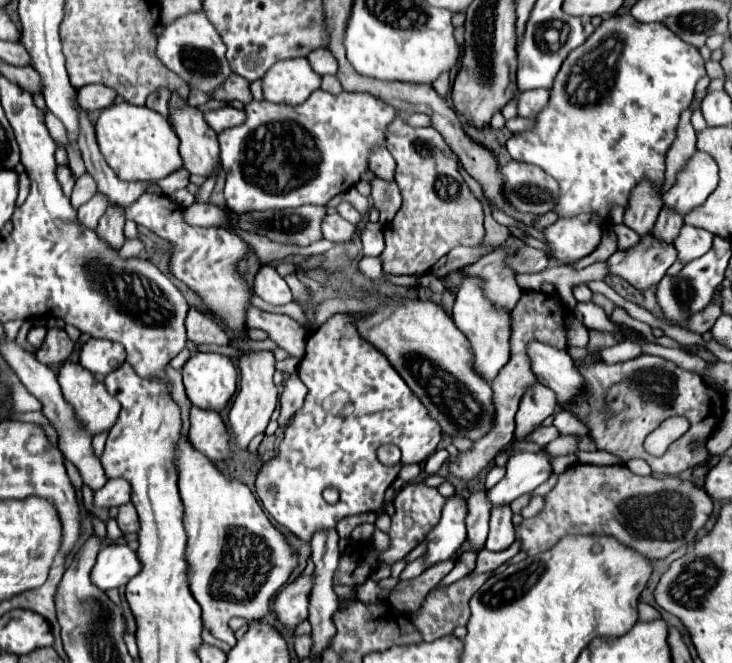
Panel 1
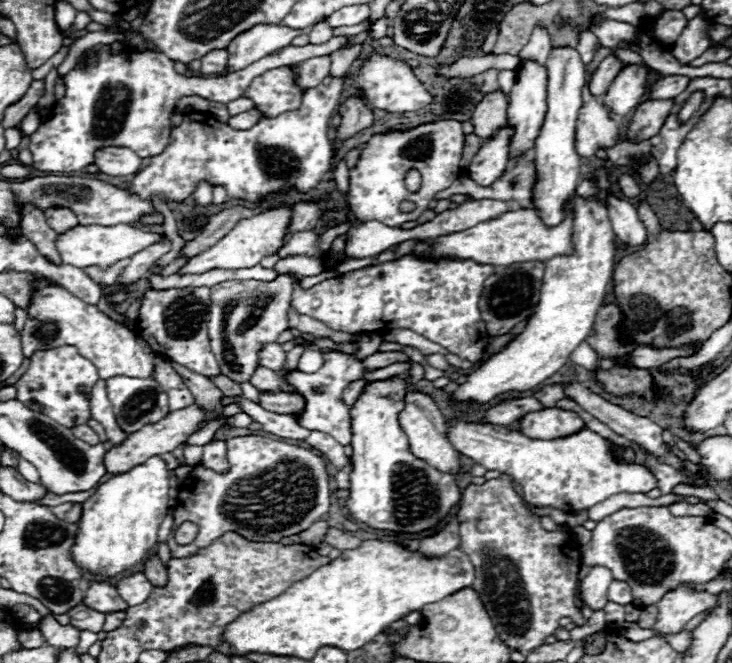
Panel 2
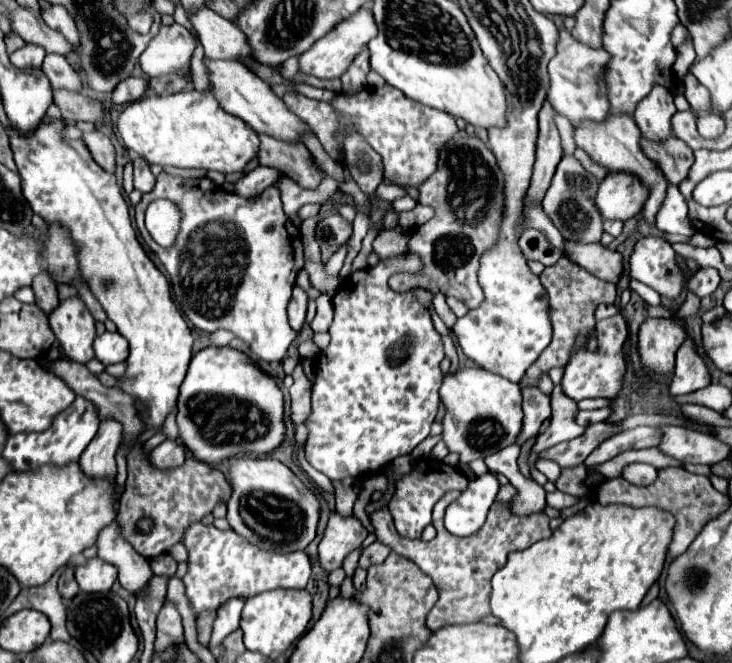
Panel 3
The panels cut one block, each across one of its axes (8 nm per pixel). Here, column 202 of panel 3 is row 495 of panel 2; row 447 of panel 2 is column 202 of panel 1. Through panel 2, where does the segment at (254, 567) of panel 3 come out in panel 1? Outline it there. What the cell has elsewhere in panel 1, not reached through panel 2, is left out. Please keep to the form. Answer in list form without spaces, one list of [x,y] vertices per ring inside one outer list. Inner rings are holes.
[[[182,430],[180,440],[176,444],[176,456],[174,456],[174,466],[178,470],[178,486],[180,486],[180,496],[184,502],[184,526],[188,532],[188,580],[190,580],[190,590],[196,598],[196,602],[202,606],[202,620],[206,628],[220,640],[228,642],[234,646],[232,630],[228,628],[228,620],[234,616],[242,616],[248,620],[260,620],[266,616],[270,610],[270,600],[272,596],[284,586],[284,582],[290,578],[292,570],[296,568],[296,552],[286,544],[286,538],[270,524],[268,516],[260,508],[260,502],[254,498],[252,490],[238,482],[238,480],[228,480],[224,474],[220,474],[214,464],[198,452],[190,438],[188,432]]]

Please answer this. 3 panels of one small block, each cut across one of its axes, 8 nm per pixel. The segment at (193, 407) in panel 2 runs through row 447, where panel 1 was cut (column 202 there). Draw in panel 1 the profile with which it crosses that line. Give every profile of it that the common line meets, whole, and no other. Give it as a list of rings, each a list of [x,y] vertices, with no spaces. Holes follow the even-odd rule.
[[[170,98],[170,118],[180,138],[180,156],[190,174],[210,178],[220,168],[220,146],[216,132],[204,122],[202,112],[180,98]]]

